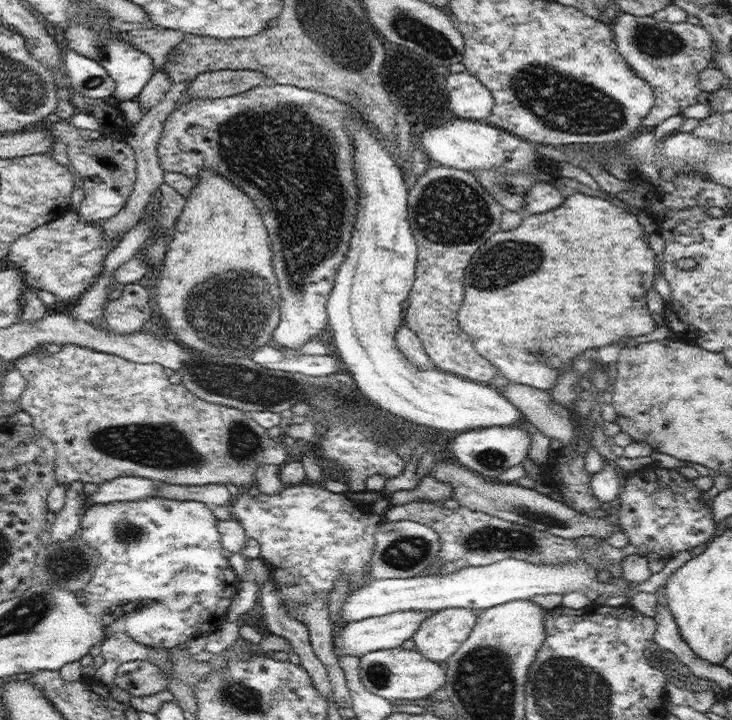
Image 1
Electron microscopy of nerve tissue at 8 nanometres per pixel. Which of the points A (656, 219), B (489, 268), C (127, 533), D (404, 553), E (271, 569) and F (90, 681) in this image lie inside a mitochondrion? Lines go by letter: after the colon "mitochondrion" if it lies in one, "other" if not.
A: other
B: mitochondrion
C: mitochondrion
D: mitochondrion
E: other
F: other

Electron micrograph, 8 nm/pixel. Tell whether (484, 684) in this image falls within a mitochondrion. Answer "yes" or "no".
yes

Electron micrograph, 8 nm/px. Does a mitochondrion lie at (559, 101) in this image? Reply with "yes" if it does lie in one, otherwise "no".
yes

